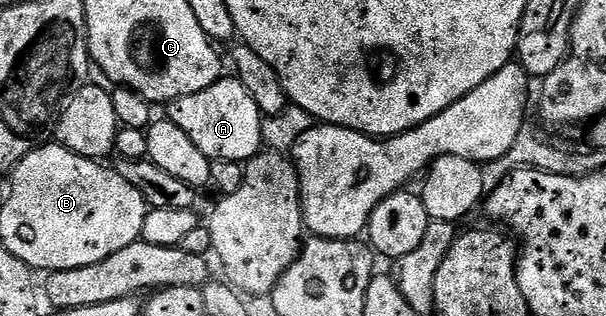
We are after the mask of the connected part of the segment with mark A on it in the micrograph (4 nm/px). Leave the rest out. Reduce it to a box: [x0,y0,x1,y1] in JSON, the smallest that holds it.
[168,75,263,161]

